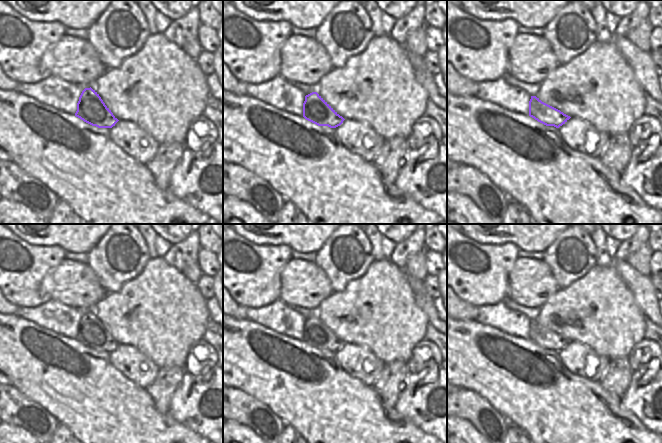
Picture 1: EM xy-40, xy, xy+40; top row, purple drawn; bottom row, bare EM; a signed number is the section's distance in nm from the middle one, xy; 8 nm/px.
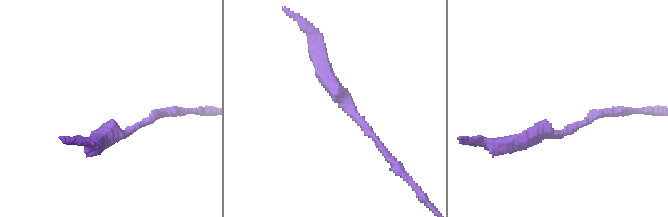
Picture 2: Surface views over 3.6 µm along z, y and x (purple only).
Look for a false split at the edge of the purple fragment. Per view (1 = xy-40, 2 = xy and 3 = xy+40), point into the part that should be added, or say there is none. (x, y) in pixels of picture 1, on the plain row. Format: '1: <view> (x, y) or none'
1: none
2: none
3: none

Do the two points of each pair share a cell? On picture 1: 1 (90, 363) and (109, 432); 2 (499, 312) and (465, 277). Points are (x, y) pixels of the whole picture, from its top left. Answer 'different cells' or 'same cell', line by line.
1: same cell
2: different cells

